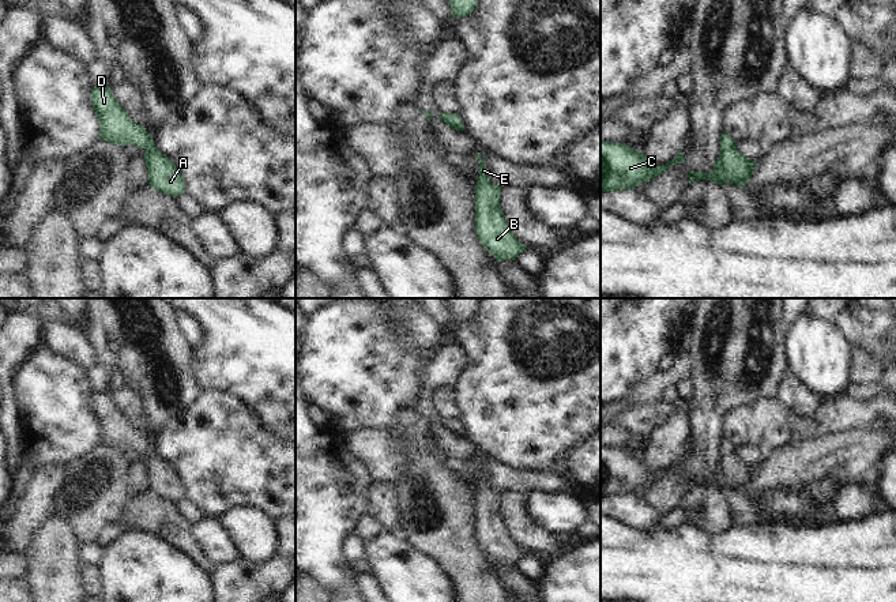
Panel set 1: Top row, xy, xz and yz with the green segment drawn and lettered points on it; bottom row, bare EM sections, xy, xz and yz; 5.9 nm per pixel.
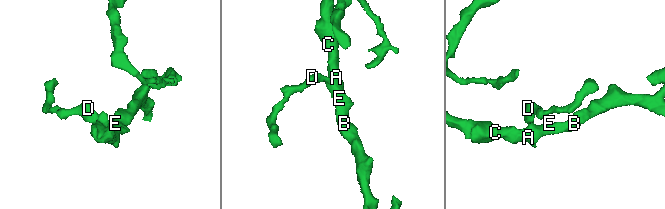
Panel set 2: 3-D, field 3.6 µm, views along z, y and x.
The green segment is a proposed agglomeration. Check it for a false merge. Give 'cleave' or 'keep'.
keep

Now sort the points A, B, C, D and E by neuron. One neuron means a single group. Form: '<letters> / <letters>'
A B C D E

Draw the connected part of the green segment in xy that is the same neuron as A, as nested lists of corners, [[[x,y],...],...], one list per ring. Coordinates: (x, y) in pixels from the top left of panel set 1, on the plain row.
[[[109,391],[93,392],[91,409],[99,426],[99,444],[146,455],[150,493],[173,504],[185,497],[185,486],[178,473],[154,451],[154,443],[146,433],[128,422]]]

